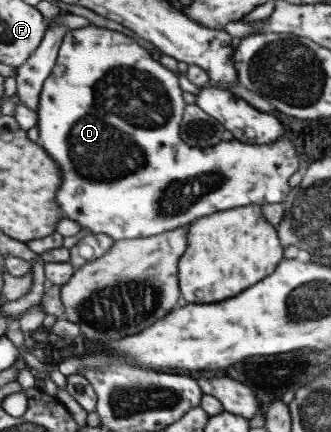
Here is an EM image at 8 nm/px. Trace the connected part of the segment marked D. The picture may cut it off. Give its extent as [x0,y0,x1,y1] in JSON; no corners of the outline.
[37,24,299,242]

